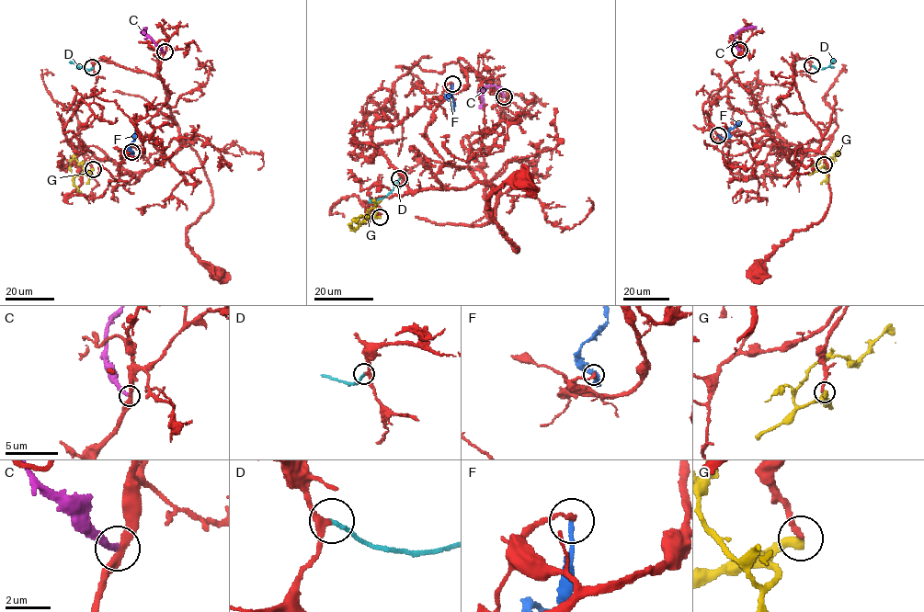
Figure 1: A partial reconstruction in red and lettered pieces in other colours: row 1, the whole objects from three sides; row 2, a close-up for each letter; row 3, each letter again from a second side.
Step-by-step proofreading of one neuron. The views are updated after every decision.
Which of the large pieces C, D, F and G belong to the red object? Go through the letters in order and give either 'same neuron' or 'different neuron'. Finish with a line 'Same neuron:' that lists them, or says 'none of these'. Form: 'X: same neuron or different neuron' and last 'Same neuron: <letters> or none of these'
C: different neuron
D: same neuron
F: different neuron
G: different neuron
Same neuron: D

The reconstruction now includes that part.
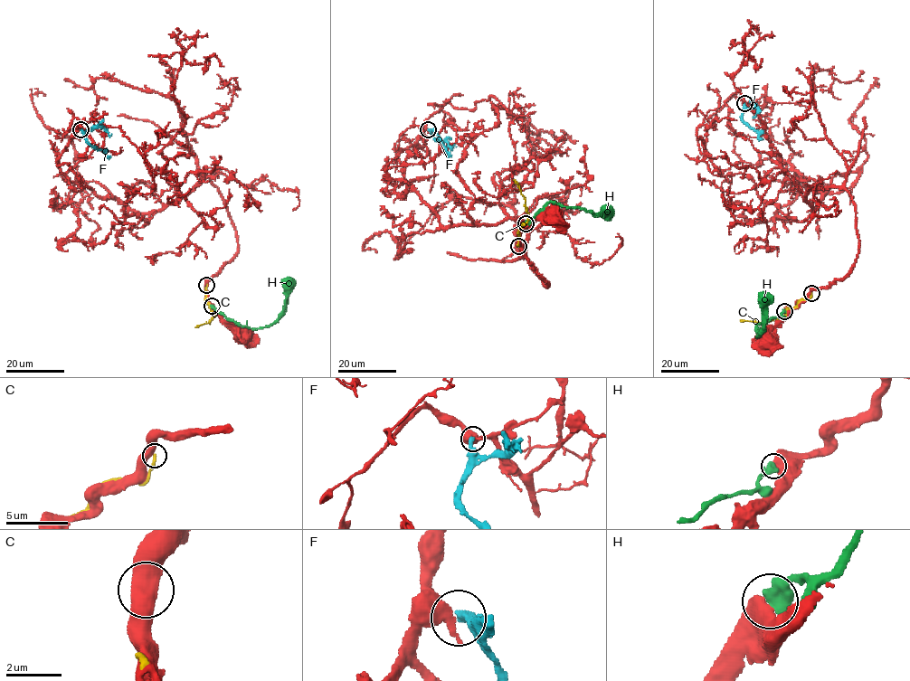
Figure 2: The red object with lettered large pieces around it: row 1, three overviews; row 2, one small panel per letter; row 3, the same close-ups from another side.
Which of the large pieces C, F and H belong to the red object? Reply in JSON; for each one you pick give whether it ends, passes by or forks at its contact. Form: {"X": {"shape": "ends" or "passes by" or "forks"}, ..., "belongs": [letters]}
{"belongs": []}

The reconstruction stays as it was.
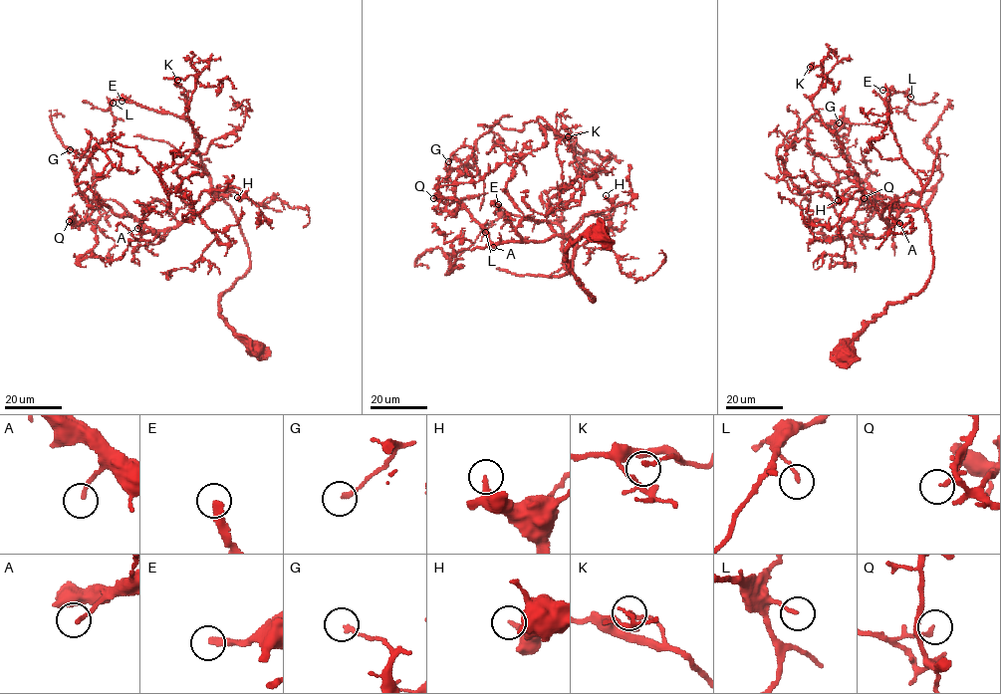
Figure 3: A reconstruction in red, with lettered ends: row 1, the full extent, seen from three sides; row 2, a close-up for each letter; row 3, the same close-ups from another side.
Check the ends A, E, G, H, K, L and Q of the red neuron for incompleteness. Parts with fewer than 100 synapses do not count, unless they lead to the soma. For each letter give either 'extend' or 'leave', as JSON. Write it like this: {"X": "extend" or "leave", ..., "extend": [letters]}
{"A": "leave", "E": "extend", "G": "leave", "H": "leave", "K": "leave", "L": "leave", "Q": "leave", "extend": ["E"]}

